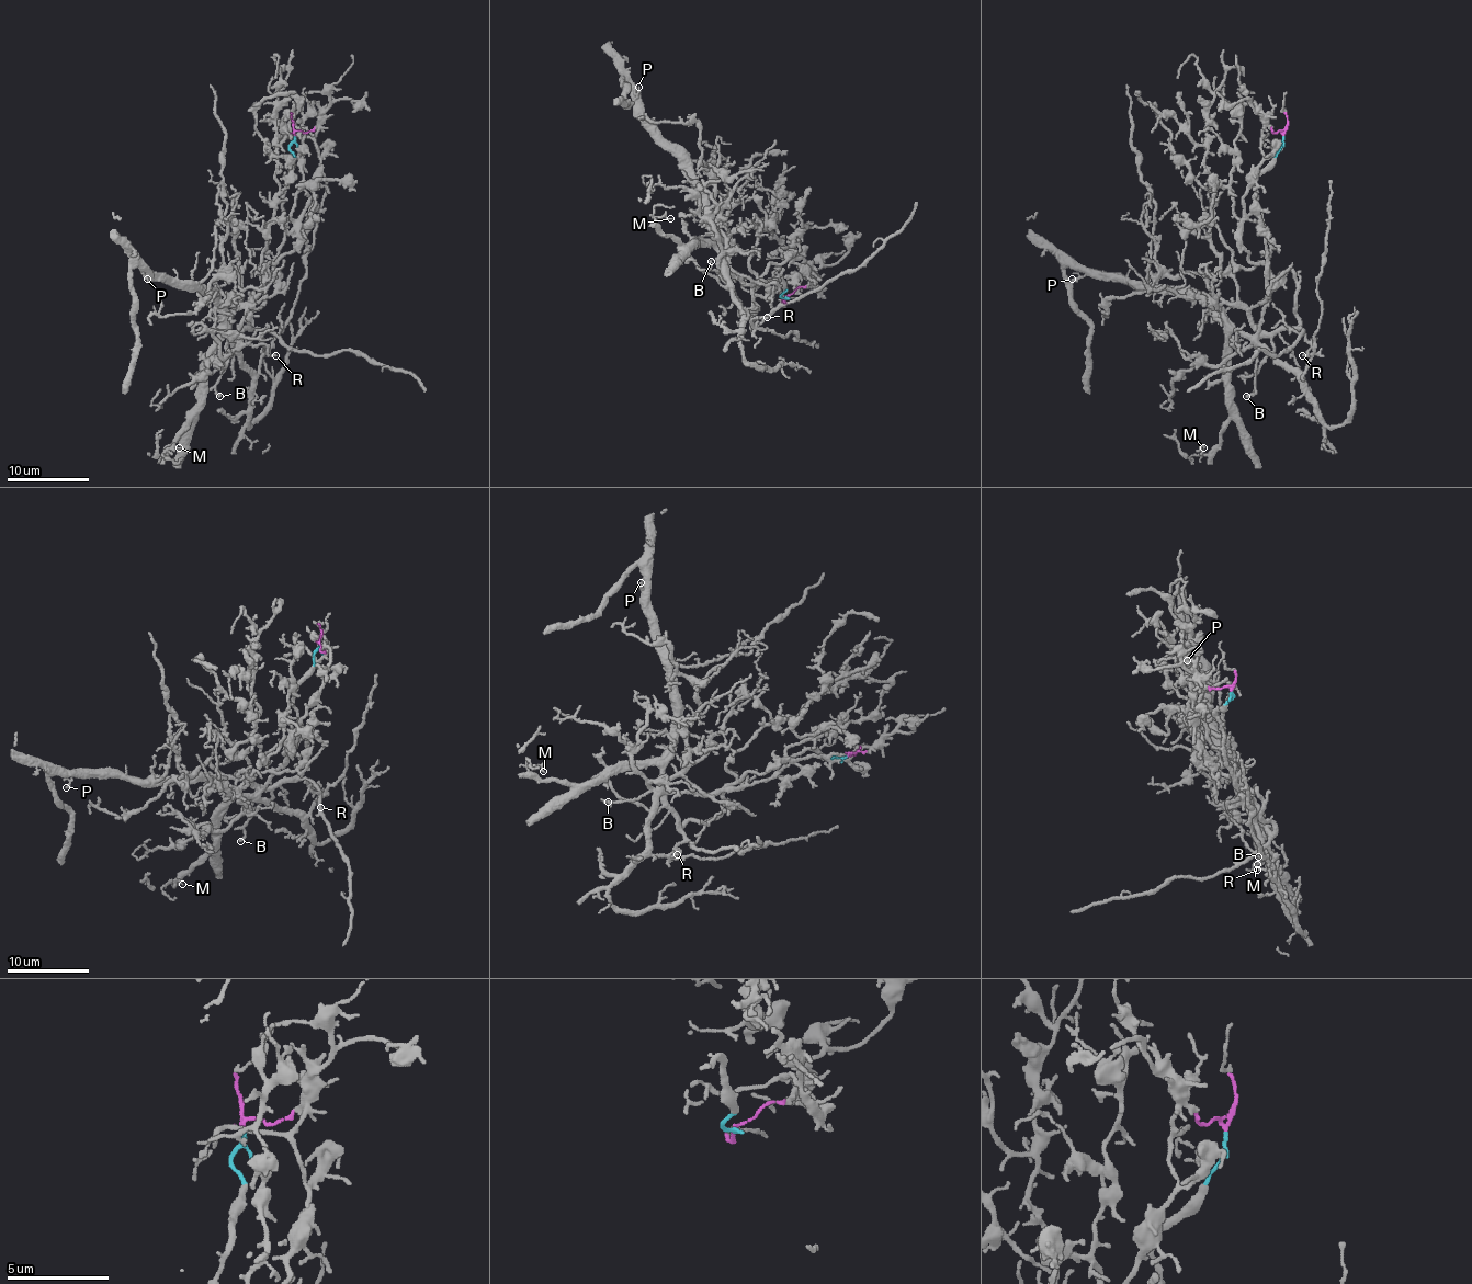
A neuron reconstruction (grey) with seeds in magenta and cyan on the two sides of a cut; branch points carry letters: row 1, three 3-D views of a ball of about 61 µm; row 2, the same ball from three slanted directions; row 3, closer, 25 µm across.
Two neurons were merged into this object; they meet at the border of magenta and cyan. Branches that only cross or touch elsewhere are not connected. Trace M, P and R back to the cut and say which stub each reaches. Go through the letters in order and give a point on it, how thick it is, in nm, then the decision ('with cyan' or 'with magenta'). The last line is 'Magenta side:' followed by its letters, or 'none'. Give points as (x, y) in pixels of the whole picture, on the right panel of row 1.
M: at (1203, 447); 120 nm thick; with cyan
P: at (1072, 279); 110 nm thick; with cyan
R: at (1302, 355); 130 nm thick; with magenta
Magenta side: R

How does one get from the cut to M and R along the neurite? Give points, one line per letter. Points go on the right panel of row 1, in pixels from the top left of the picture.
M: (1283, 136), (1255, 181), (1269, 294), (1258, 329), (1230, 336), (1230, 420), (1222, 440), (1207, 454), (1203, 449)
R: (1283, 136), (1263, 129), (1240, 242), (1271, 273), (1293, 273), (1295, 313), (1310, 343), (1302, 355)

